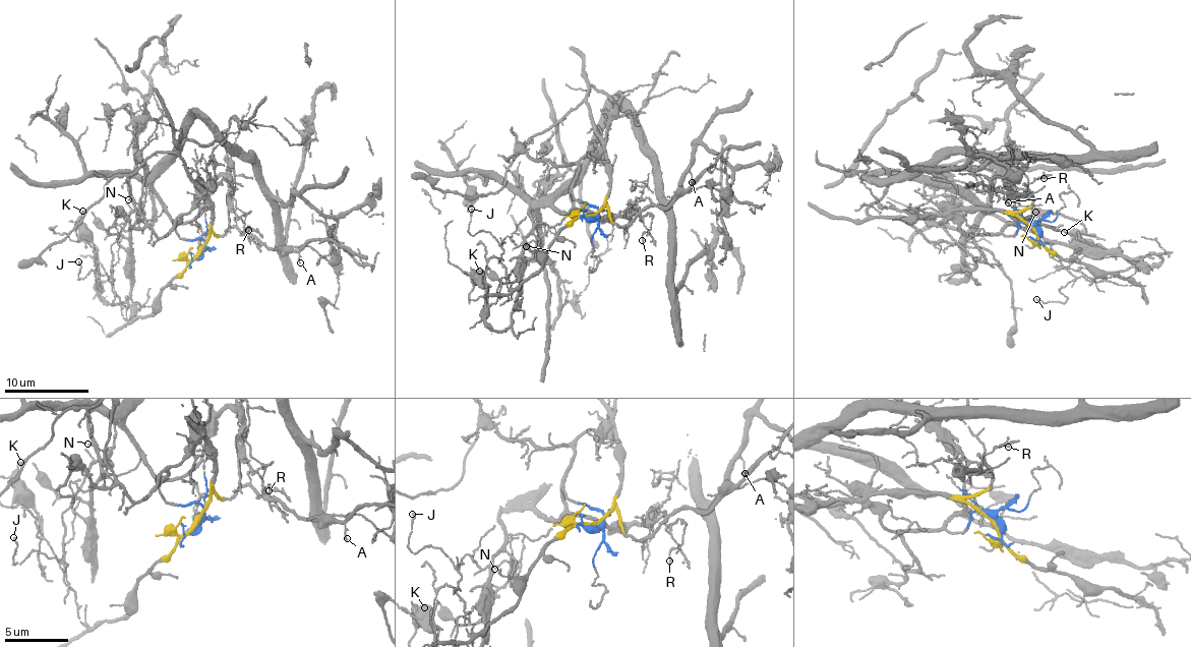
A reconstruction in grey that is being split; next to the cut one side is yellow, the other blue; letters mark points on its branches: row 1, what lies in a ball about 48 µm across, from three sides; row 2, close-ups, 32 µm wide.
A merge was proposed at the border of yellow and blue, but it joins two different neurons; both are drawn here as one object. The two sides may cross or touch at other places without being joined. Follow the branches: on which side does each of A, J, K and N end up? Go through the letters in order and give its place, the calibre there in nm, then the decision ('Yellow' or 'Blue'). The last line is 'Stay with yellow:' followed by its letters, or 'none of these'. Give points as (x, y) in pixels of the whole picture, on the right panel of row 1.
A: Place: (1008, 202). Thickness 120 nm. Yellow
J: Place: (1036, 299). Thickness 110 nm. Blue
K: Place: (1064, 232). Thickness 140 nm. Blue
N: Place: (1035, 212). Thickness 110 nm. Blue
Stay with yellow: A

